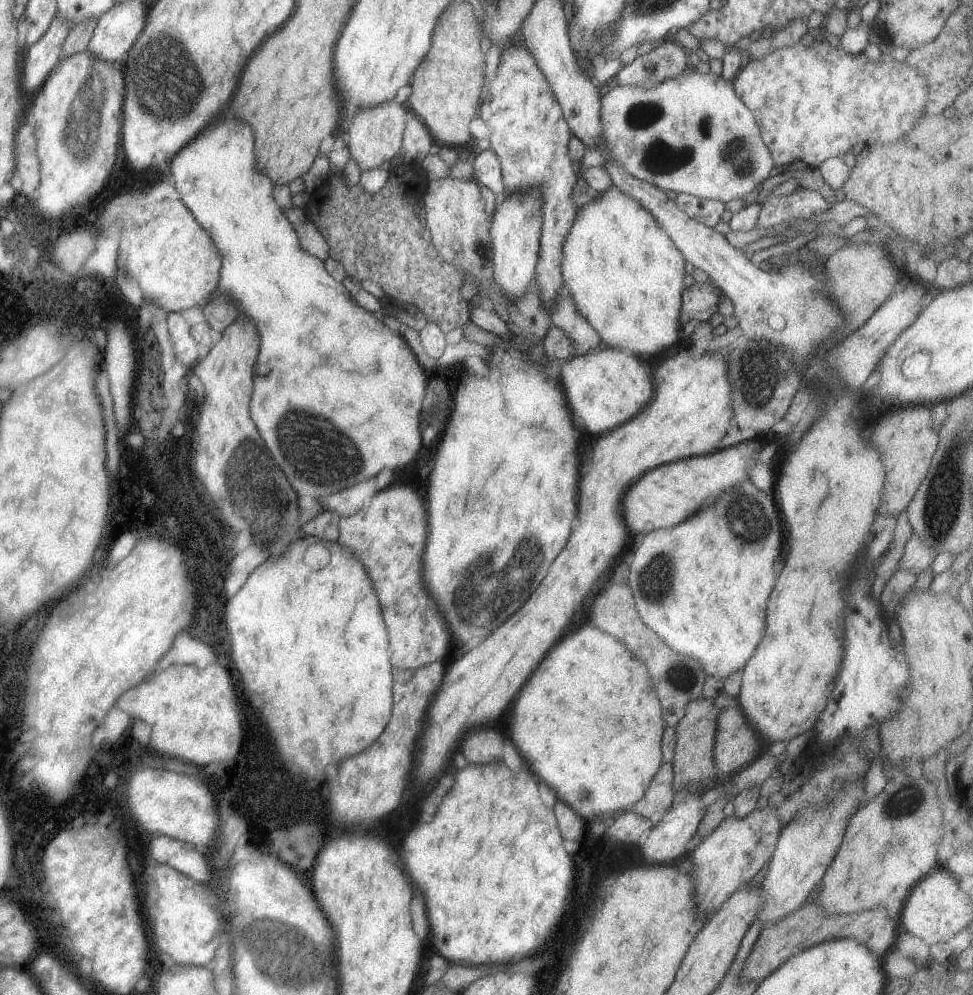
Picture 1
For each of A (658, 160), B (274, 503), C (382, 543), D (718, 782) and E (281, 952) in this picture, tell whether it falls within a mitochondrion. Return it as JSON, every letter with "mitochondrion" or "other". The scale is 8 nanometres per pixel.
{"A":"mitochondrion","B":"mitochondrion","C":"other","D":"other","E":"mitochondrion"}

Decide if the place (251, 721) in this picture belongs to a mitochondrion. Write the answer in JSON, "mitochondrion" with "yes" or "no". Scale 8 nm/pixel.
{"mitochondrion":"yes"}

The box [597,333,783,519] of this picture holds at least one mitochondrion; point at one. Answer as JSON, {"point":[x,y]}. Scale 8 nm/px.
{"point":[756,374]}

